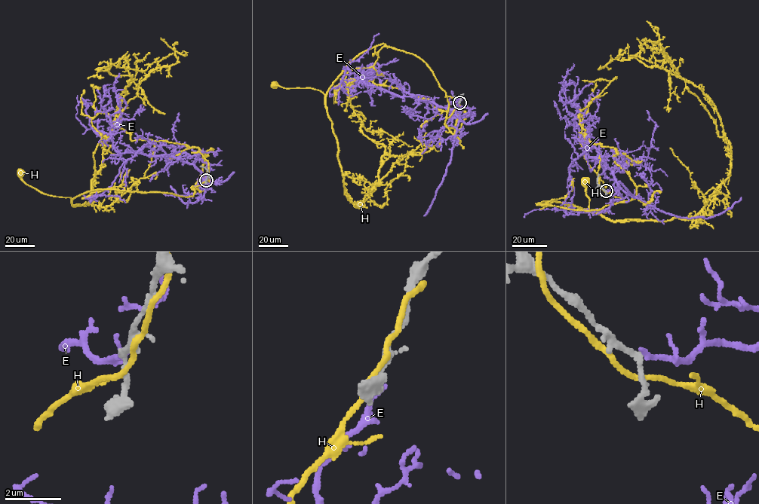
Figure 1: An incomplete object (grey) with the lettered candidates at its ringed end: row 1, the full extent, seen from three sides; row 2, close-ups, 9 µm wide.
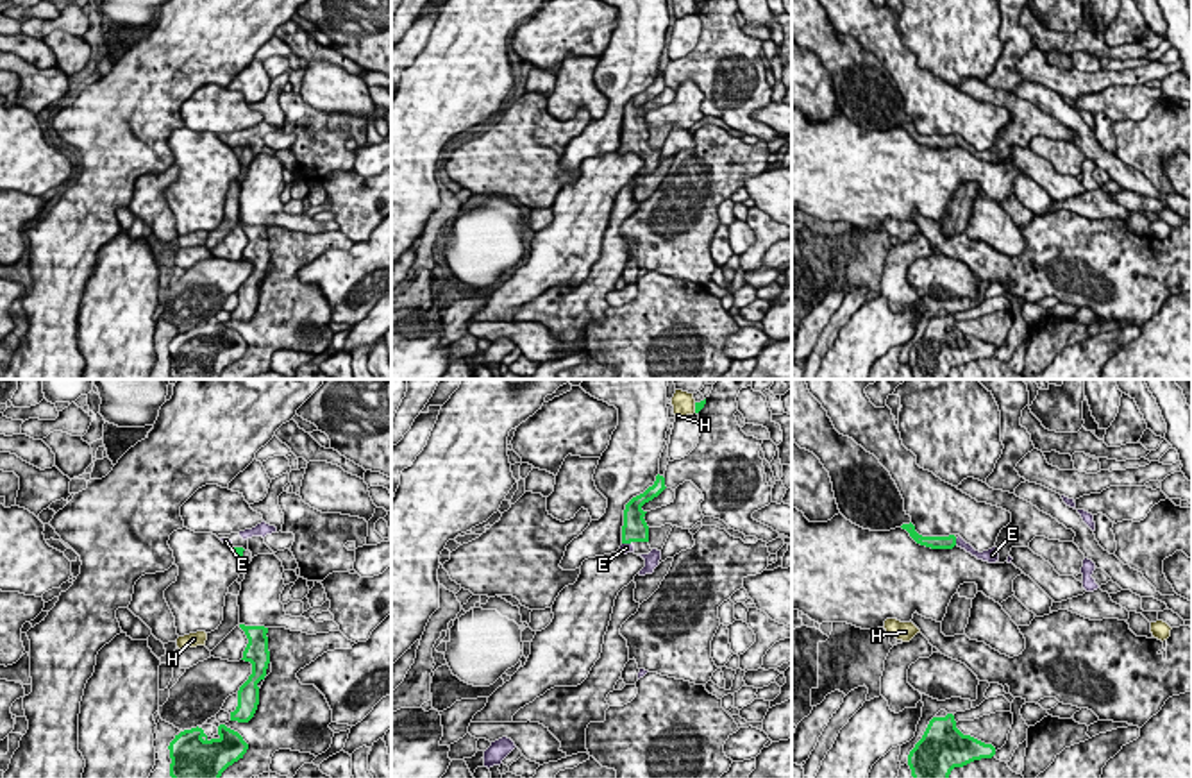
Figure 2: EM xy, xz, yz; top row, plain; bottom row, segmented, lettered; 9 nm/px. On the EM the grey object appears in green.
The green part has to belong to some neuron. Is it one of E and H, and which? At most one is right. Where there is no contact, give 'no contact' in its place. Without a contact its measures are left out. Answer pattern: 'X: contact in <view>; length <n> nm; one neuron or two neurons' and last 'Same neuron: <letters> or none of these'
E: contact in yz; length 70 nm; one neuron
H: contact in xz; length 100 nm; two neurons
Same neuron: E

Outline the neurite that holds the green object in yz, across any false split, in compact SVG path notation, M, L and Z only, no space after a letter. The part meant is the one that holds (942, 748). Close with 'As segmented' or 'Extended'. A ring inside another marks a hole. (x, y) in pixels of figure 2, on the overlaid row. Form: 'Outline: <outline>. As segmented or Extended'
Outline: M953 714L933 717L915 748L908 755L913 778L949 778L954 767L974 760L992 758L995 748L956 728Z. As segmented

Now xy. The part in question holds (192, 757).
Outline: M218 726L218 739L207 739L202 728L184 730L170 742L170 776L172 778L220 778L222 773L243 758L248 744L243 737Z. As segmented

